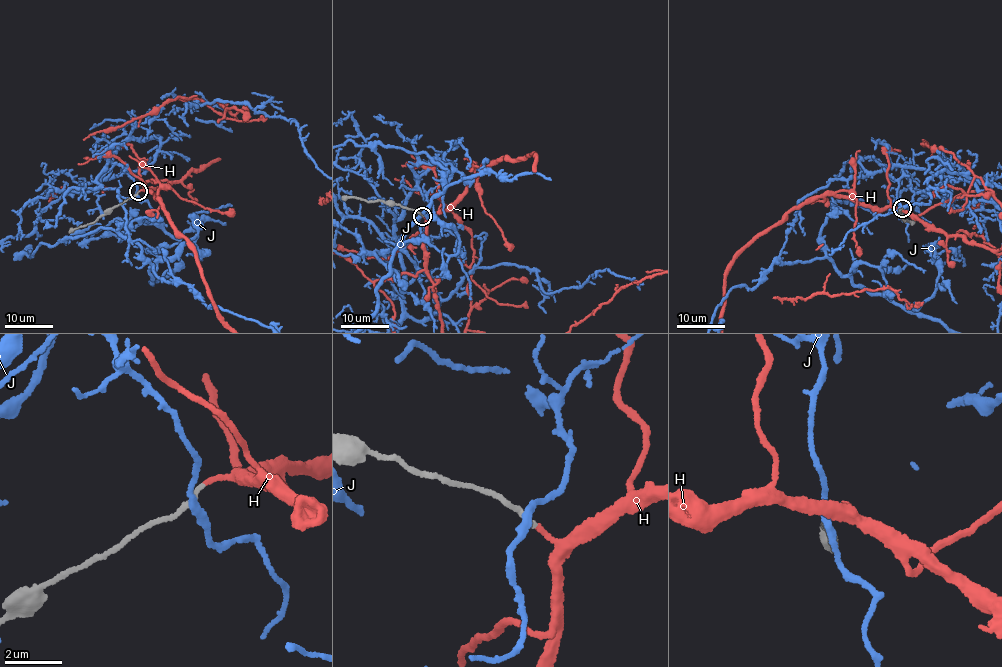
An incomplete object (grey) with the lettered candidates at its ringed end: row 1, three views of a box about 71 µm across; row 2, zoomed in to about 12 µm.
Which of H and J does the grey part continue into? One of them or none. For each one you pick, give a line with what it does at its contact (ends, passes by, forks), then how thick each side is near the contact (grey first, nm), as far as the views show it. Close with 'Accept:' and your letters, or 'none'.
H: it ends | 170/170 nm
Accept: H

